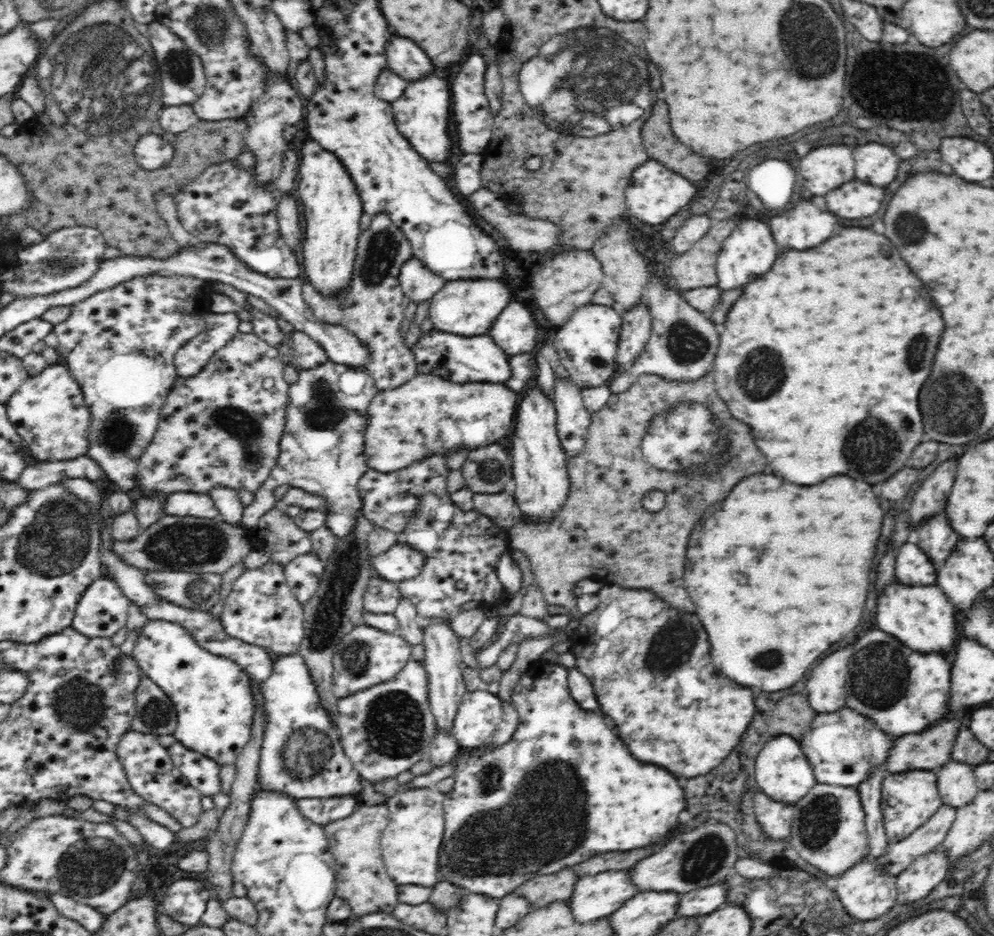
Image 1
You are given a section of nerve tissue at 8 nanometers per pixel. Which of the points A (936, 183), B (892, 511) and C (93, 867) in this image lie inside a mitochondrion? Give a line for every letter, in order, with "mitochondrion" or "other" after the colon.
A: other
B: other
C: mitochondrion

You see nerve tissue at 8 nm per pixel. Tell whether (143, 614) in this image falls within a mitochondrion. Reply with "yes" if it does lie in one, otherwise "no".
no

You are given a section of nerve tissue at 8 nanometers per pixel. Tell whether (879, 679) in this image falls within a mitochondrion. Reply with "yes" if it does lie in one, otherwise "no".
yes

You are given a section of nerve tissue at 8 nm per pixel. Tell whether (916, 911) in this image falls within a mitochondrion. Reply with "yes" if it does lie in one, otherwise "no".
no

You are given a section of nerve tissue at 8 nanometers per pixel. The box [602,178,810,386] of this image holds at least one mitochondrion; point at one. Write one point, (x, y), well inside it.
(687, 346)

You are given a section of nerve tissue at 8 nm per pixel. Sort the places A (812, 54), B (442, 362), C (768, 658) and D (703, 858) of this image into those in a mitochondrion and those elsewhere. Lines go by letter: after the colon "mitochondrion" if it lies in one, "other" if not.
A: mitochondrion
B: other
C: mitochondrion
D: mitochondrion

